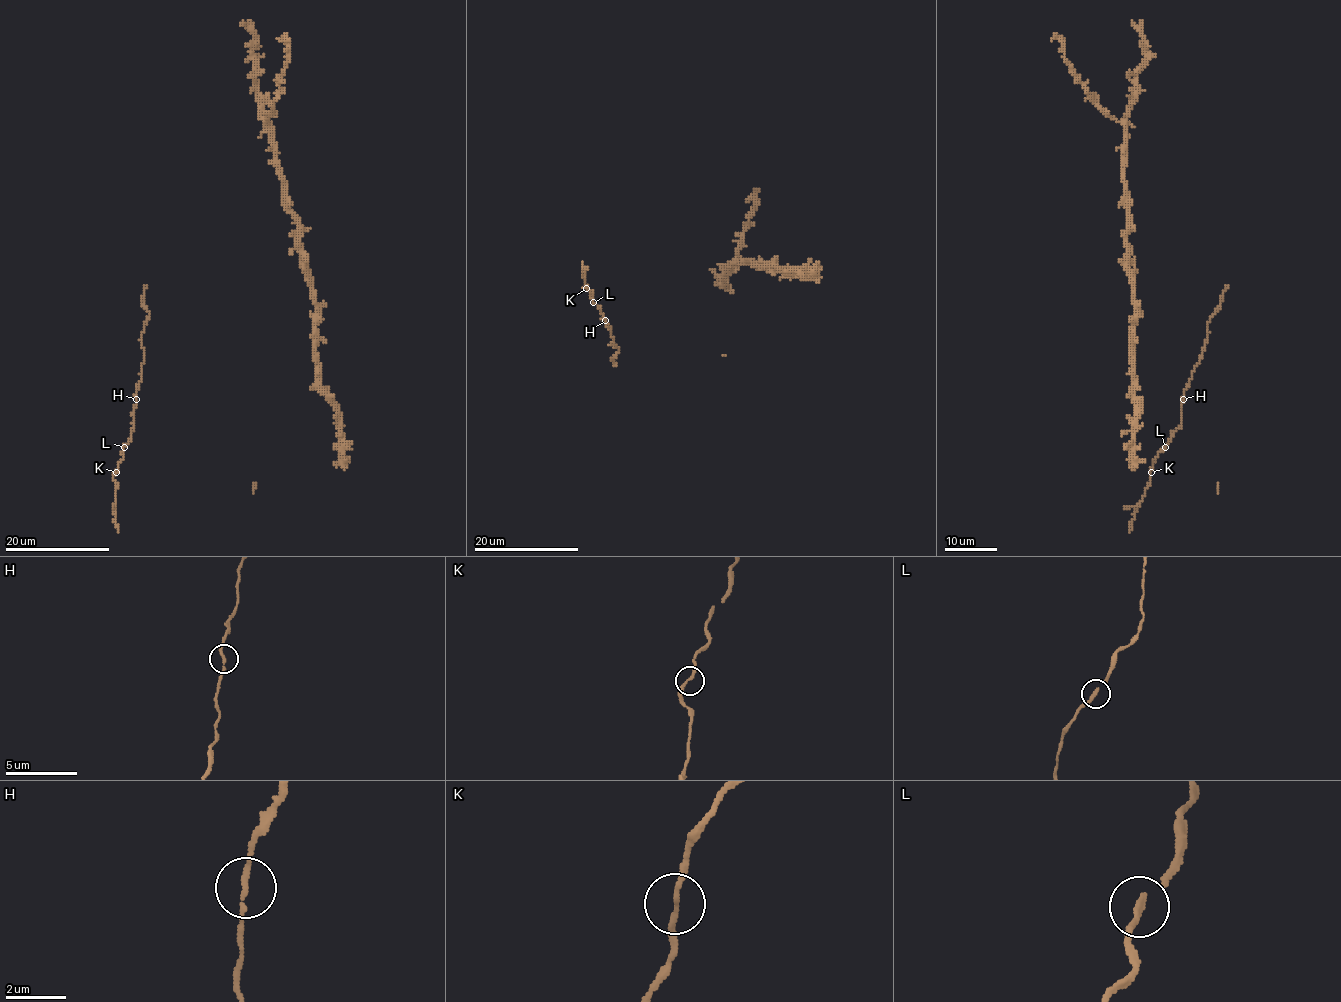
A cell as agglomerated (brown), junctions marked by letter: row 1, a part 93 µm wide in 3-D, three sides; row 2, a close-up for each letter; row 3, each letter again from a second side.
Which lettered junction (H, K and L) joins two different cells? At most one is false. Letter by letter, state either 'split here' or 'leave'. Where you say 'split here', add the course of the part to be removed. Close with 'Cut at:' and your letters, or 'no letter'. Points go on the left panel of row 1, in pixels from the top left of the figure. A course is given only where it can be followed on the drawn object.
H: leave
K: leave
L: leave
Cut at: no letter

